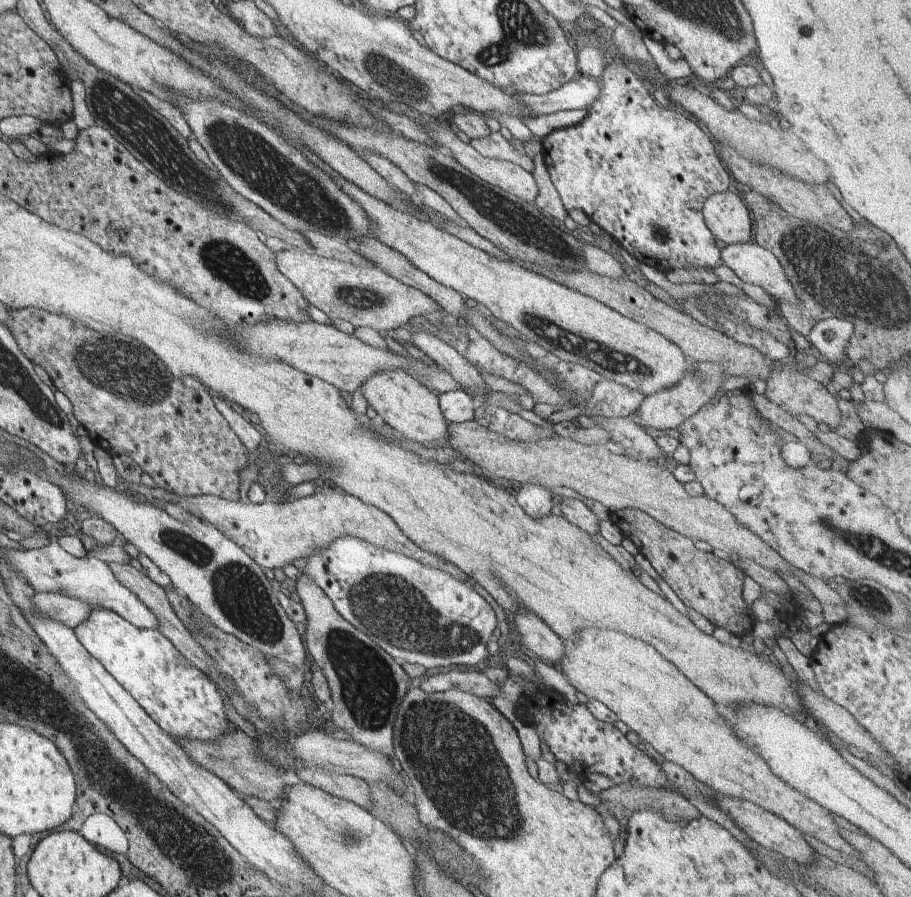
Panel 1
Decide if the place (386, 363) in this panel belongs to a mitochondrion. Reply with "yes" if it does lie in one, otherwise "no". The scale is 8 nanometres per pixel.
no

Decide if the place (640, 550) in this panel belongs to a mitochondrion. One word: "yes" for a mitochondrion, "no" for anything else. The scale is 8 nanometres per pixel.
no

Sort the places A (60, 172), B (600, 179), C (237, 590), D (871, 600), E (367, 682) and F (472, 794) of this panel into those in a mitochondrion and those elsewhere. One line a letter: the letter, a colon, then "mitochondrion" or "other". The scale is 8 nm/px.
A: other
B: other
C: mitochondrion
D: mitochondrion
E: mitochondrion
F: mitochondrion

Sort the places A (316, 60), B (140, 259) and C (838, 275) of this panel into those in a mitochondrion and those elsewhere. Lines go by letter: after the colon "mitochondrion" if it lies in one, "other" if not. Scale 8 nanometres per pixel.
A: other
B: other
C: mitochondrion

